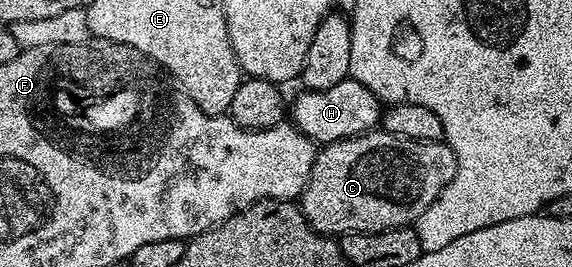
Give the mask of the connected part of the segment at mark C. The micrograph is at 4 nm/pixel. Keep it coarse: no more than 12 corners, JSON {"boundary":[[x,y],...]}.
{"boundary":[[444,142],[318,147],[299,197],[327,236],[412,225],[455,178]]}

